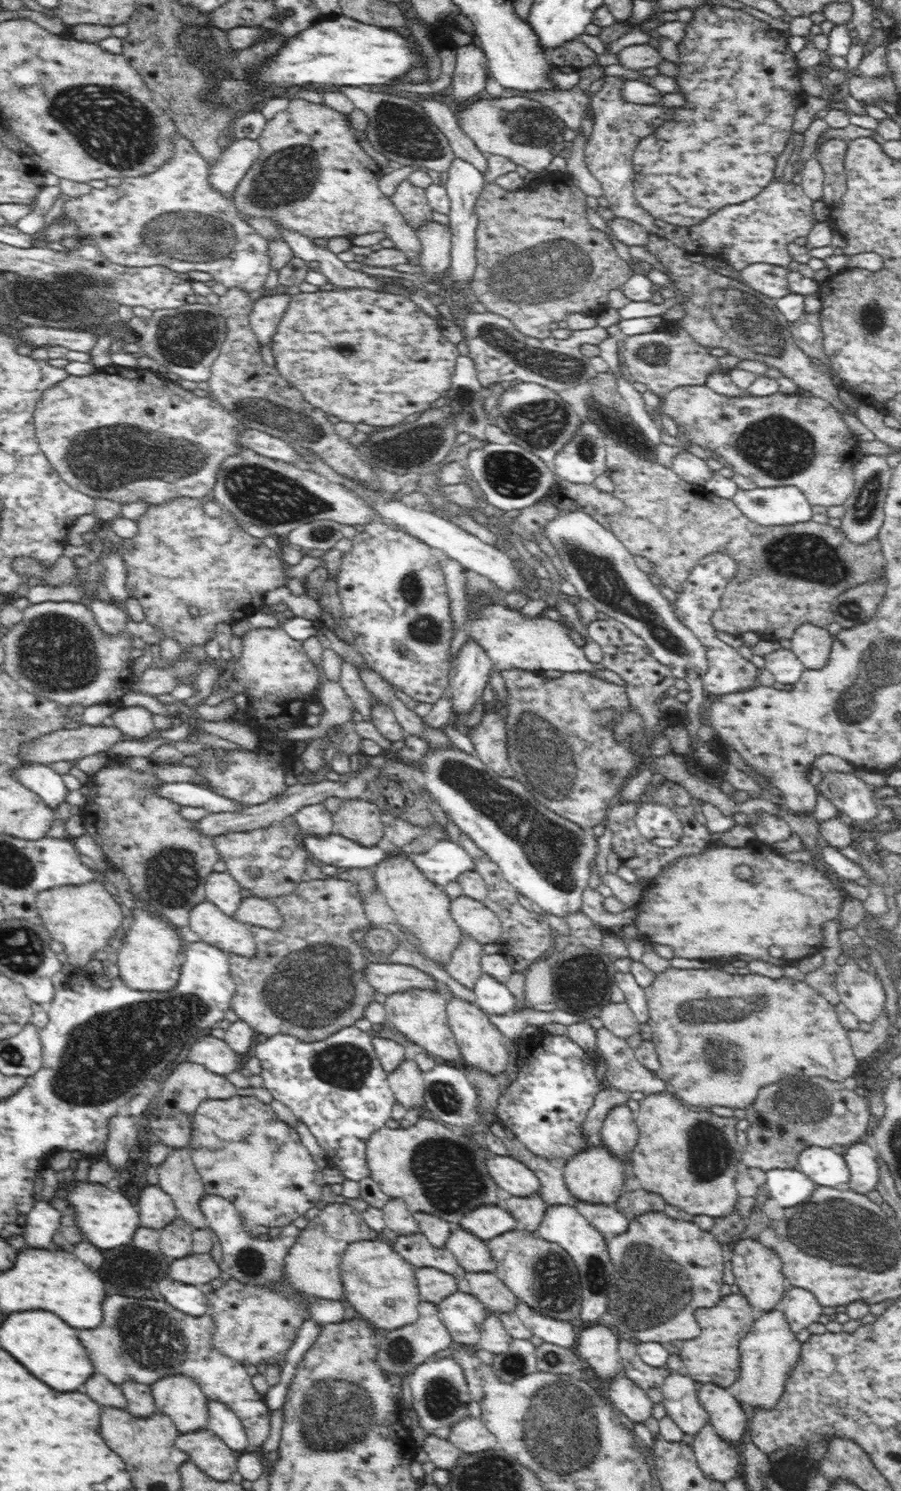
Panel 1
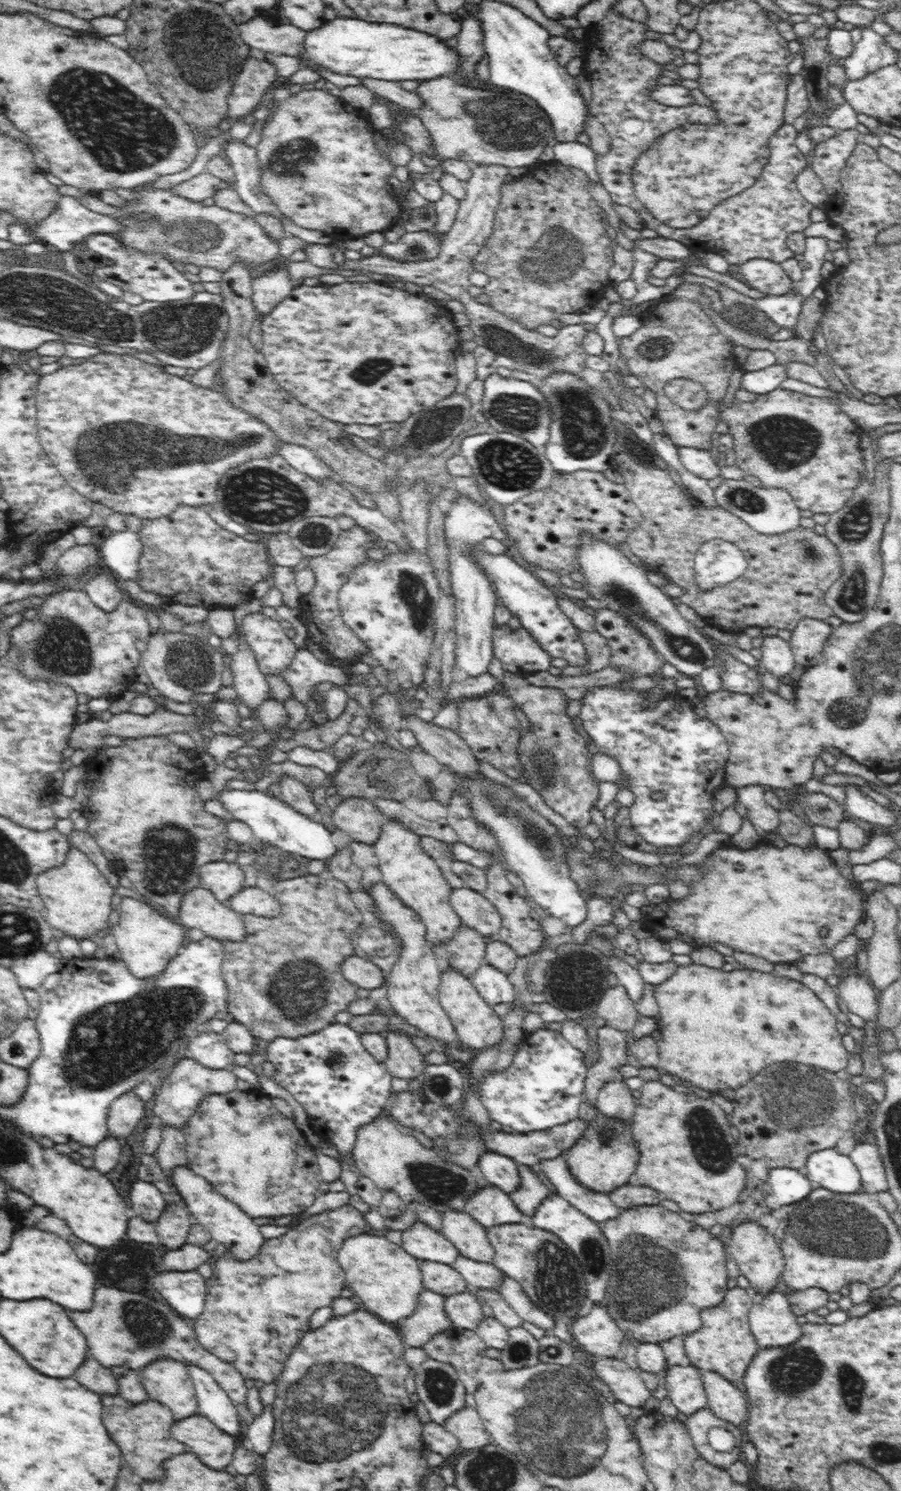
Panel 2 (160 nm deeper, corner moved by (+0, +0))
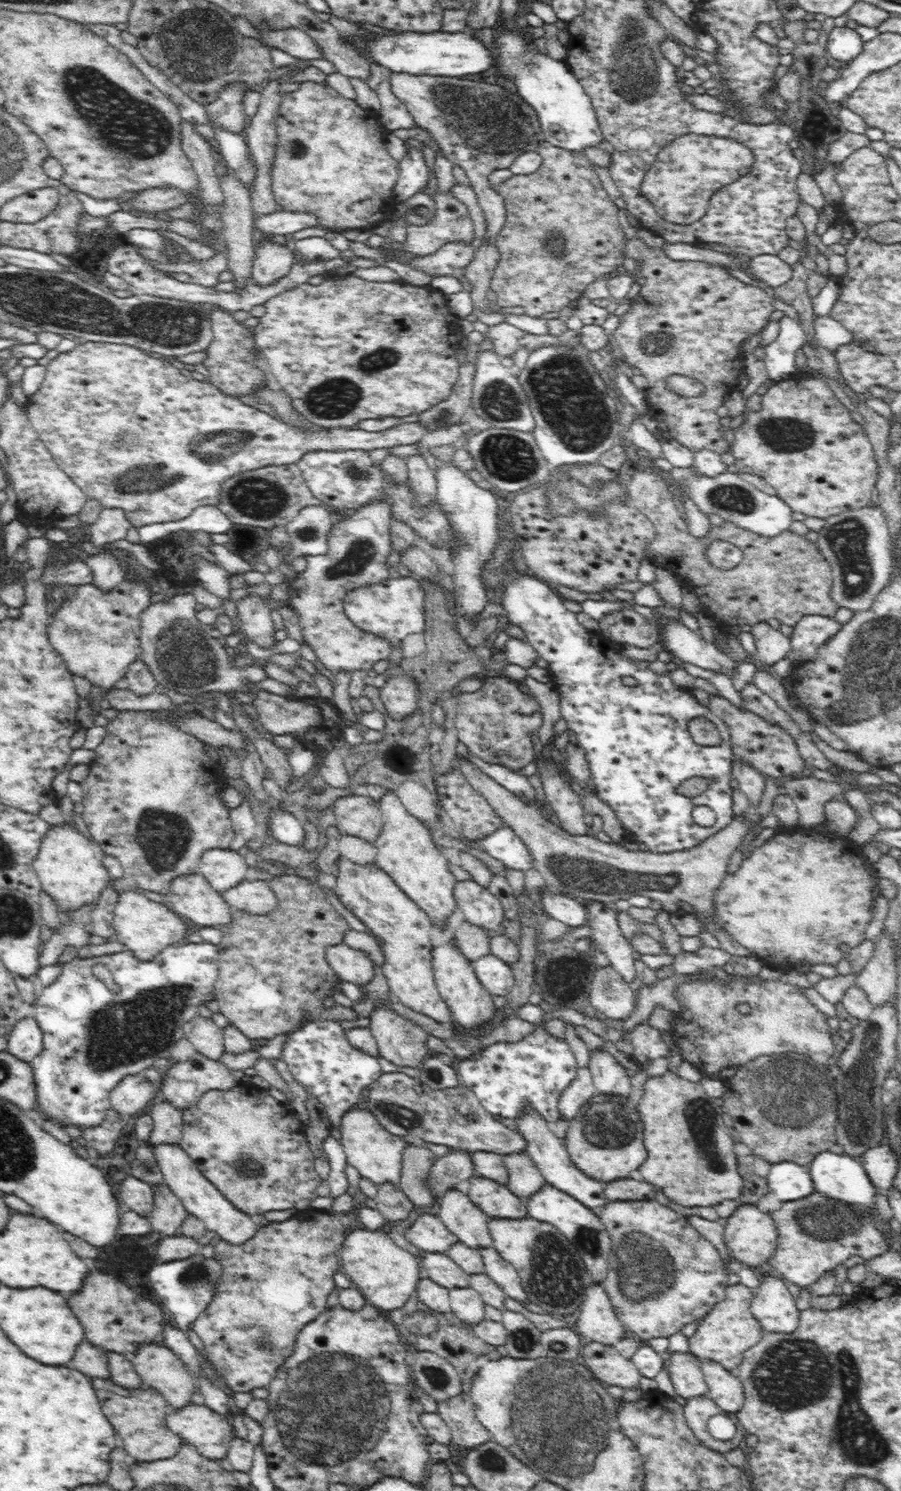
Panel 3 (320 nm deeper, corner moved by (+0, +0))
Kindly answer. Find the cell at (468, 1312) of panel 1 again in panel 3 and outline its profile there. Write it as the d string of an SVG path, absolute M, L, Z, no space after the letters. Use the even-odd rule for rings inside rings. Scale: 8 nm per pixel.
M472 1287L450 1289L449 1299L456 1318L471 1325L484 1320L485 1302Z

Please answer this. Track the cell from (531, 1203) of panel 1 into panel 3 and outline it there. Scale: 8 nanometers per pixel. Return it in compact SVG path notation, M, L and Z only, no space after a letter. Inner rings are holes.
M526 1151L508 1153L502 1158L509 1174L506 1185L522 1200L533 1195L545 1183L545 1178Z

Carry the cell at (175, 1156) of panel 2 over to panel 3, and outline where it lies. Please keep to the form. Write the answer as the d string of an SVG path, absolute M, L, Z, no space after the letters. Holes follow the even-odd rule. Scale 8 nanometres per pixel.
M168 1102L152 1106L150 1117L154 1121L149 1142L152 1145L180 1146L183 1140L183 1111L170 1107Z

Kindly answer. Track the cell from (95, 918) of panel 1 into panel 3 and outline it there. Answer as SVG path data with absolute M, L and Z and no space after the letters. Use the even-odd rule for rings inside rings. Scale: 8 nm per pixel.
M65 824L52 826L50 834L44 836L33 869L38 875L42 890L52 898L61 914L76 910L82 904L94 902L94 898L100 896L106 888L110 873L102 863L104 855L102 847L94 839L87 838L78 829L72 829Z

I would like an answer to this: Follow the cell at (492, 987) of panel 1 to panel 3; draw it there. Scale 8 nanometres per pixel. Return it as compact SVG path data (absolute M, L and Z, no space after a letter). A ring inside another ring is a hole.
M492 955L481 956L472 963L476 977L492 996L510 994L515 984L511 965Z

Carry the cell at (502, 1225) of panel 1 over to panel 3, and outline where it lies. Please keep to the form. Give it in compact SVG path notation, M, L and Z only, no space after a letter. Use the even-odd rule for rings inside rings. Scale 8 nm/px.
M474 1176L468 1179L468 1197L481 1210L481 1214L494 1219L521 1219L528 1217L527 1206L514 1195L507 1185Z

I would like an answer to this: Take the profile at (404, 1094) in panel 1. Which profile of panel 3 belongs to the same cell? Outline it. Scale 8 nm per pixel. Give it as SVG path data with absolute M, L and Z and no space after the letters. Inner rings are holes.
M380 1006L372 1012L369 1030L376 1040L379 1055L390 1063L417 1068L426 1059L429 1034L389 1008Z

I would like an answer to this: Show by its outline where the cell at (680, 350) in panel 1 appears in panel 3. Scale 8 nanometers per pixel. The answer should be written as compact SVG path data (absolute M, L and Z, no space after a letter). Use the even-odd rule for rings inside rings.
M639 237L624 241L624 253L639 264L639 274L646 278L646 282L642 284L638 296L627 307L620 309L620 324L612 332L611 341L622 350L627 366L634 365L646 377L649 385L644 391L649 402L648 414L656 418L663 429L668 430L670 438L693 451L708 449L719 455L730 451L731 444L722 432L722 425L726 421L716 415L716 410L722 406L724 396L743 374L743 354L740 352L742 343L766 328L770 314L776 310L773 300L763 285L745 284L724 267L706 262L672 260L662 248L651 248ZM672 375L695 378L706 389L699 397L681 398L665 386L665 380Z

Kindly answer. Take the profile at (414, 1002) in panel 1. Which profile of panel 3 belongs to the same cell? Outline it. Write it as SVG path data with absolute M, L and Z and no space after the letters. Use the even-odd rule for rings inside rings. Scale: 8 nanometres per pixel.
M340 858L336 876L335 891L339 892L340 902L379 940L384 953L383 974L391 994L403 1006L441 1024L452 1025L452 1014L441 999L434 979L430 941L432 921L428 915L375 862L360 865Z

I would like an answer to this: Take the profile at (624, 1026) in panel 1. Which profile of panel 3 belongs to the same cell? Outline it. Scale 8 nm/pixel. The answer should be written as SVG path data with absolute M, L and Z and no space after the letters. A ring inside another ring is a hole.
M612 965L599 966L590 984L590 1003L608 1019L626 1021L634 1012L634 992Z

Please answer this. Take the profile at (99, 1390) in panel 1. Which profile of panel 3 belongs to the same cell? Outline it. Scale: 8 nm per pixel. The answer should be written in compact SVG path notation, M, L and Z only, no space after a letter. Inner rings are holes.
M87 1340L78 1344L71 1359L70 1368L82 1371L88 1378L110 1379L106 1352L92 1346Z

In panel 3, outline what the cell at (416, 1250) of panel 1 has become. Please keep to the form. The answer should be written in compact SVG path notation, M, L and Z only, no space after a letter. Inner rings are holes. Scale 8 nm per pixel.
M420 1215L404 1232L408 1242L418 1247L423 1254L446 1252L457 1242L456 1235L444 1226L436 1215Z

